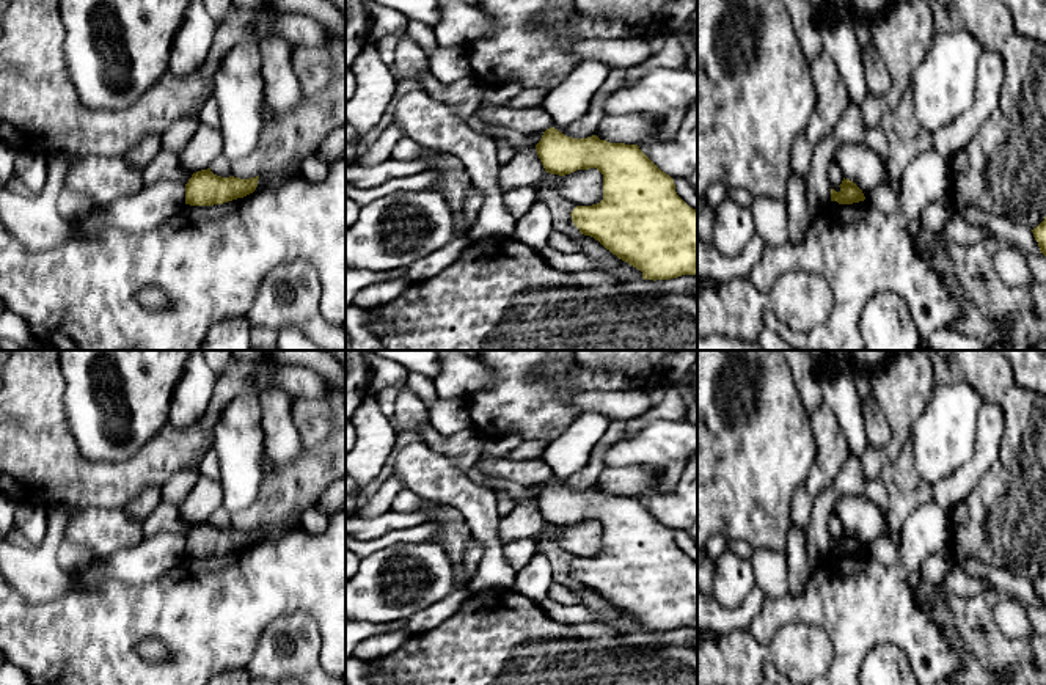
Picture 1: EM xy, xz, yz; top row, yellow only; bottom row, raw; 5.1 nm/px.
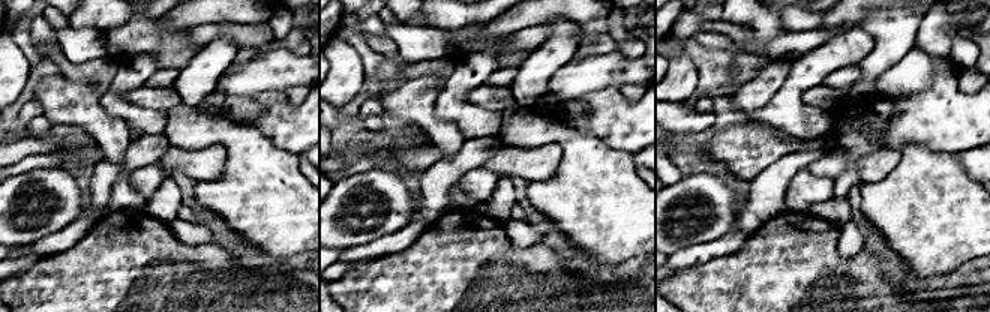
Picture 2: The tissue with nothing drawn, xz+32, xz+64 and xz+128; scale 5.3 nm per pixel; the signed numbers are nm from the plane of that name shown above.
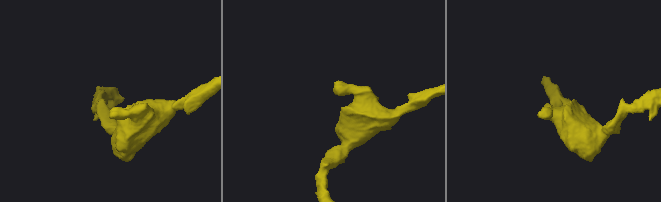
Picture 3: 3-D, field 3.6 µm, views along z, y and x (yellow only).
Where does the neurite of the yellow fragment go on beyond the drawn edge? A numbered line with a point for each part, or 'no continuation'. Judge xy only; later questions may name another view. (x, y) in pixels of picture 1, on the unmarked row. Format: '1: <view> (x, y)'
no continuation

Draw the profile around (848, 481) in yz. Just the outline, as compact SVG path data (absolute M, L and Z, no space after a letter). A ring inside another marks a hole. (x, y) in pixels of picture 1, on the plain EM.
M850 452L832 484L815 498L810 523L804 529L807 556L812 567L820 566L832 555L832 539L829 534L828 520L832 514L836 500L842 495L859 495L862 493L862 489L864 481L861 457Z

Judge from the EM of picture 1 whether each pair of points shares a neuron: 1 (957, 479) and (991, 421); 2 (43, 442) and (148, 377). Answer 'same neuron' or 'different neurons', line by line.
1: same neuron
2: different neurons

